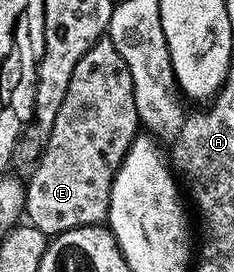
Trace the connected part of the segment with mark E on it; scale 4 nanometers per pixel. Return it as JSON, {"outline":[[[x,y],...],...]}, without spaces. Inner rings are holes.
{"outline":[[[102,37],[90,49],[86,49],[86,53],[82,53],[82,57],[78,57],[78,65],[74,65],[74,73],[70,73],[70,85],[66,85],[66,97],[62,97],[62,105],[58,105],[58,113],[54,117],[50,137],[42,149],[40,160],[31,168],[32,176],[26,179],[23,214],[26,216],[27,222],[31,223],[34,229],[42,229],[42,233],[49,237],[61,235],[63,231],[70,229],[103,224],[108,217],[108,198],[112,192],[112,179],[116,175],[116,169],[120,165],[120,160],[124,158],[124,152],[127,151],[129,143],[140,130],[138,109],[134,105],[134,81],[130,77],[130,69],[126,69],[126,61],[122,61],[122,53],[118,53],[118,49],[114,49],[112,40]]]}

